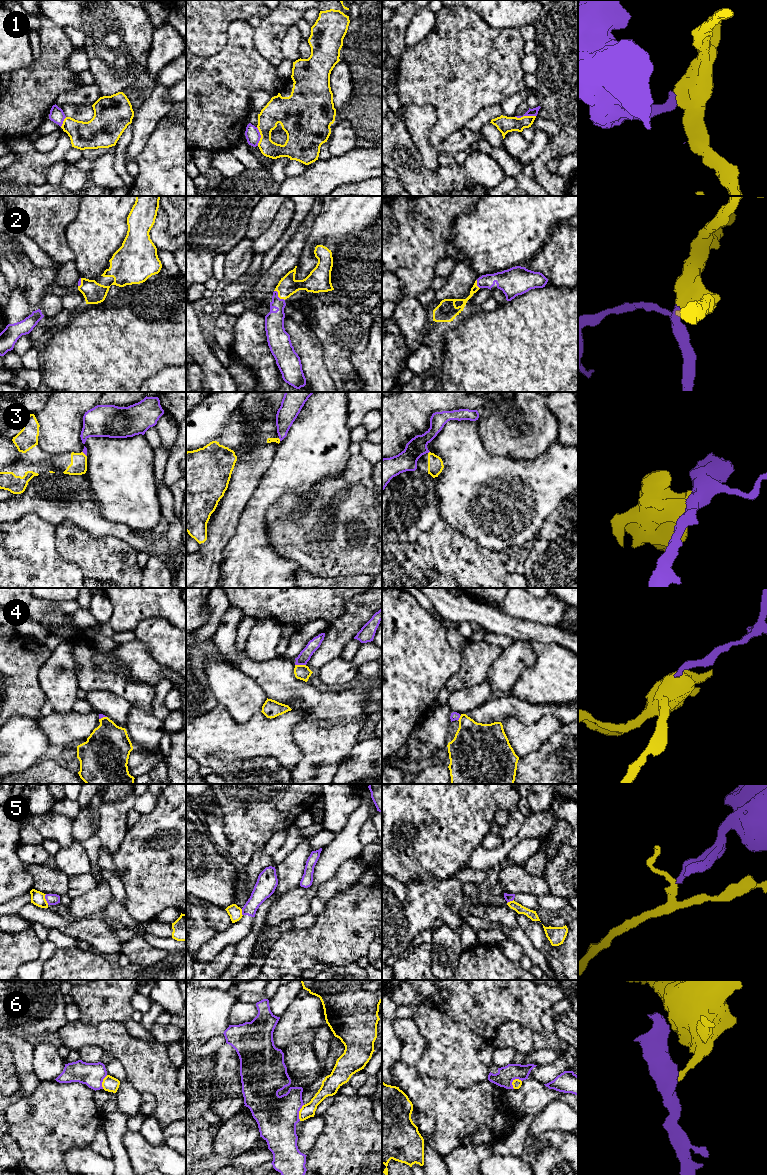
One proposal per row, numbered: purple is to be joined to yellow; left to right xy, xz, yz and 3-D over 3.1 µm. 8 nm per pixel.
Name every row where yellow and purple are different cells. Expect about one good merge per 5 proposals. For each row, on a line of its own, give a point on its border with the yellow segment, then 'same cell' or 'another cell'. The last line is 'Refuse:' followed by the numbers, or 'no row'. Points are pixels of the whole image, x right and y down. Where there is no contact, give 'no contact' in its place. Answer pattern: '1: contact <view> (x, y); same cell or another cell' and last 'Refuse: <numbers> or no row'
1: contact yz (525, 116); another cell
2: contact xz (278, 296); same cell
3: contact xy (84, 454); another cell
4: contact xz (300, 665); same cell
5: contact xy (45, 899); another cell
6: contact yz (513, 1081); another cell
Refuse: 1, 3, 5, 6

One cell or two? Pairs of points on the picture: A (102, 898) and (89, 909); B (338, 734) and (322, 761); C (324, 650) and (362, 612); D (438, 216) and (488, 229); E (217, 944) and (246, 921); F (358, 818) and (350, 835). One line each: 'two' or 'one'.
A: one
B: one
C: one
D: two
E: one
F: one

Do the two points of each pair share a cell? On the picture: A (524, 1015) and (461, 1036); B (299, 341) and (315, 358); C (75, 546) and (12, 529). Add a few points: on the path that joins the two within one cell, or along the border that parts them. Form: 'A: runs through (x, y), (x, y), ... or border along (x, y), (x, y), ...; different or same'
A: runs through (508, 1014), (482, 1014), (476, 1020); same
B: runs through (303, 345), (311, 354); same
C: border along (55, 526), (55, 548), (64, 563); different

